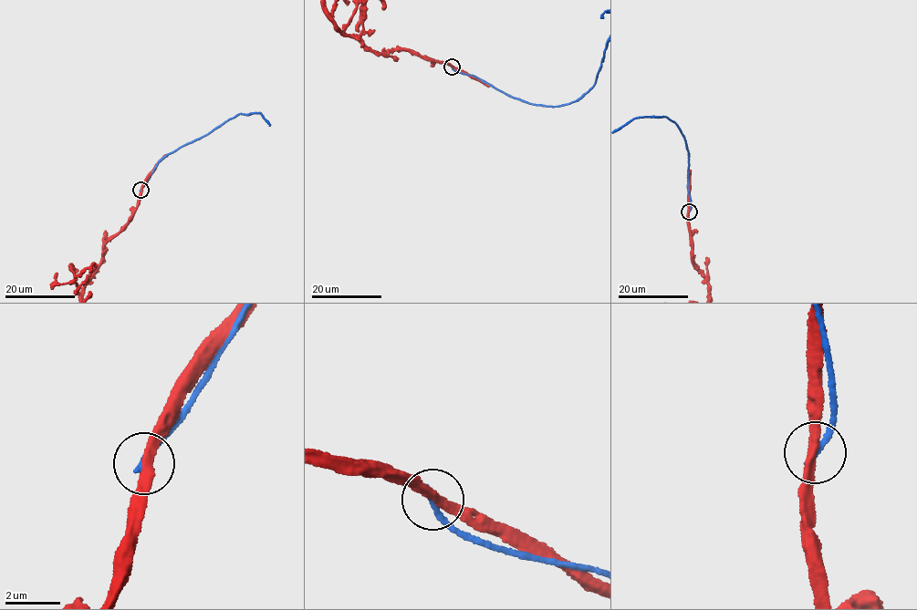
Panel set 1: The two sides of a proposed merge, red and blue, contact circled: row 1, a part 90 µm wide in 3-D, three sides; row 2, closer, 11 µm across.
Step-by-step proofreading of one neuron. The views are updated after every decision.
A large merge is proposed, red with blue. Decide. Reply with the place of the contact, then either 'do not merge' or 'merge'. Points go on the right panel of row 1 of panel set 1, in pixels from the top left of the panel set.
at (689, 211); do not merge

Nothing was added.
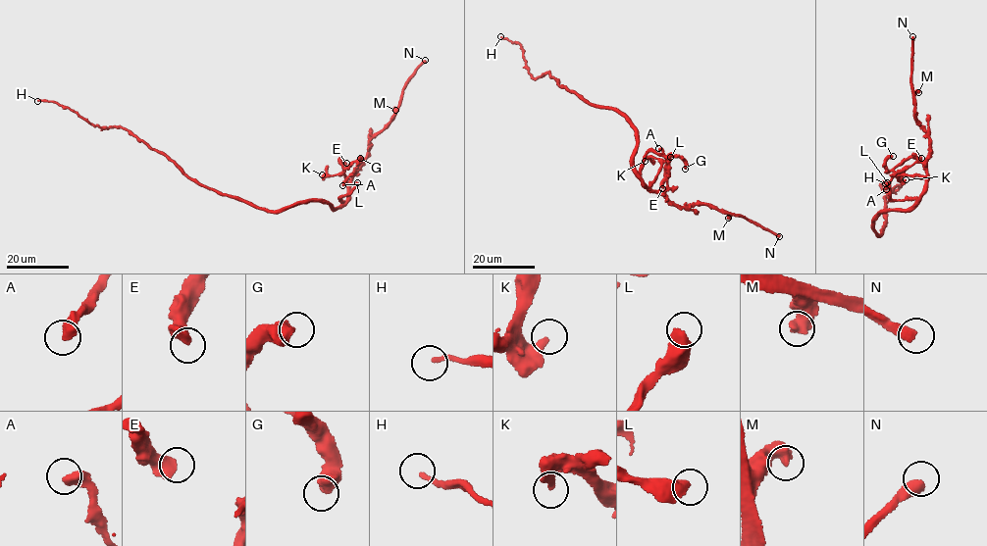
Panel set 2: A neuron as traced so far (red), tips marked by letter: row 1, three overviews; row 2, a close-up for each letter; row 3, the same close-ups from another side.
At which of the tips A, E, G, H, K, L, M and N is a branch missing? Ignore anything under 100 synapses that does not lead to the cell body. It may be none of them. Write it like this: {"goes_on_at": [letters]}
{"goes_on_at": ["N"]}

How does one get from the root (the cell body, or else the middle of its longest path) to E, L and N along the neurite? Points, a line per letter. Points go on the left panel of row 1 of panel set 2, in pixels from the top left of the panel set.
E: (272, 211), (310, 201), (338, 208), (346, 199), (348, 190), (339, 160), (346, 163)
L: (272, 211), (310, 201), (337, 208), (341, 203), (338, 197), (349, 193), (357, 182)
N: (272, 211), (310, 201), (338, 208), (371, 139), (389, 122), (405, 81), (425, 60)

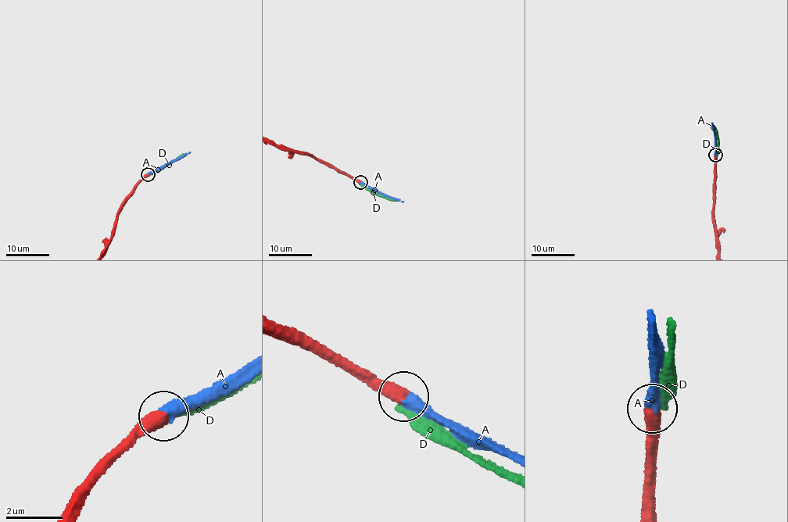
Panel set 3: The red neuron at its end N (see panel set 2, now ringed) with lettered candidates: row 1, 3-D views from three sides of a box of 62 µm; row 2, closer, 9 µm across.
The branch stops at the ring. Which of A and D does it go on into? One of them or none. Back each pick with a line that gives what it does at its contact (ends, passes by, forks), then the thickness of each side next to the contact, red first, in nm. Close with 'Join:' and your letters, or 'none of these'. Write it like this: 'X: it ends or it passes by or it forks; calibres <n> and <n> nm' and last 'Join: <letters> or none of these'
A: it ends; calibres 480 and 460 nm
Join: A

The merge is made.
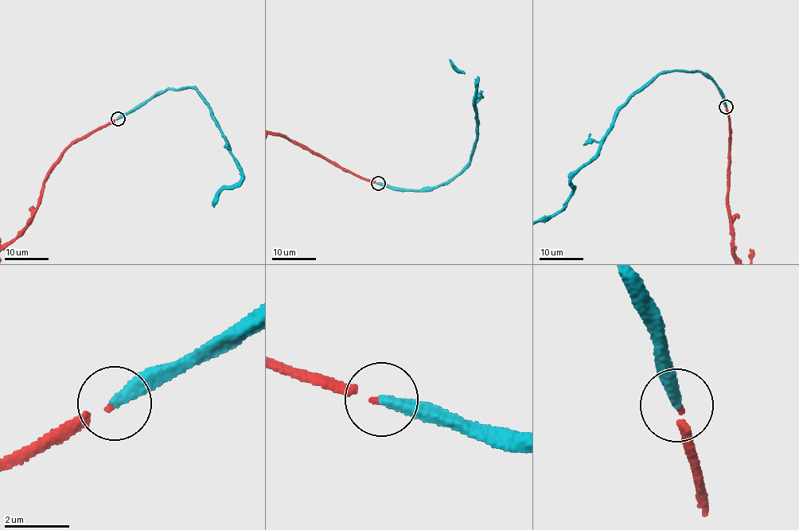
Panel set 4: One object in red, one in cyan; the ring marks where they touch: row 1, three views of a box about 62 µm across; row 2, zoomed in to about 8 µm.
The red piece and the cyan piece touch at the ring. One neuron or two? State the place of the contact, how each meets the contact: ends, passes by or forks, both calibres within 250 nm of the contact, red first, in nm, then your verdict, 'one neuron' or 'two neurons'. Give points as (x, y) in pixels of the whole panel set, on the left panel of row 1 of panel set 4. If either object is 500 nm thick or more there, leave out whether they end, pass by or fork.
at (118, 118); red ends there; cyan ends there; 100 nm thick on the red side, 360 nm on the other; one neuron

